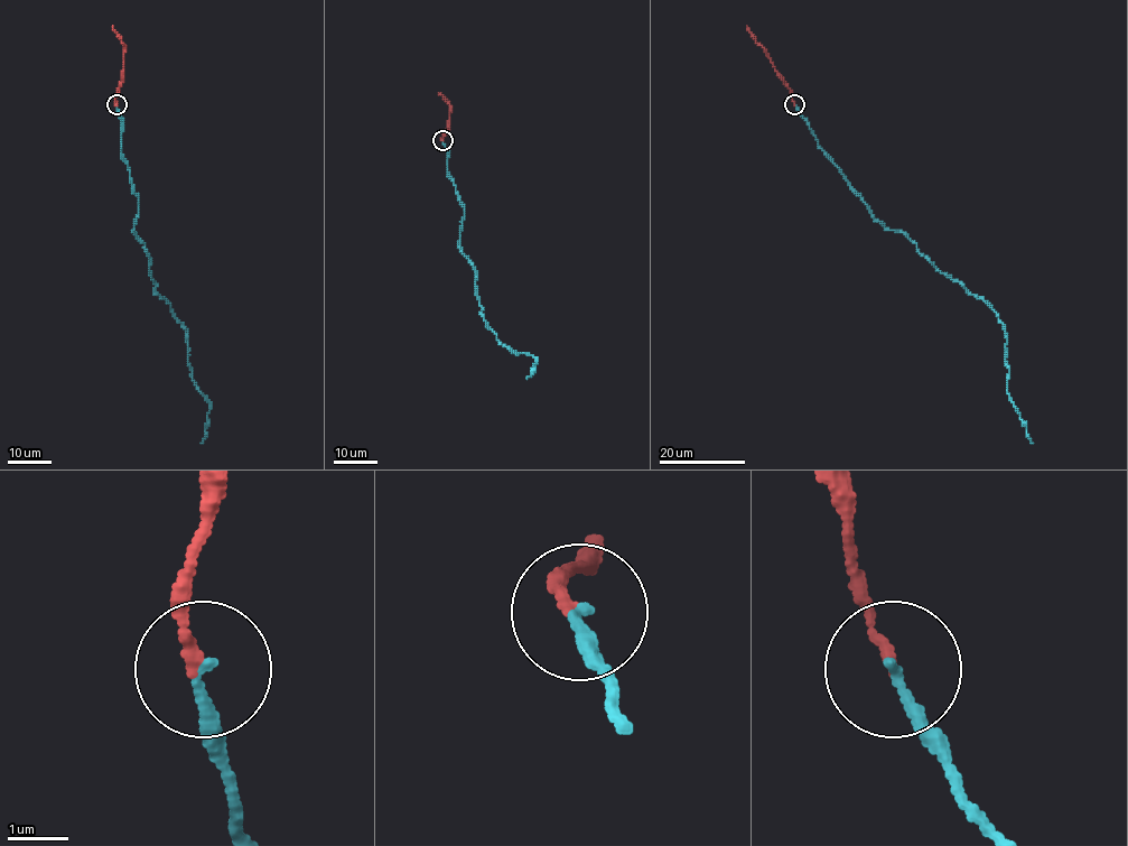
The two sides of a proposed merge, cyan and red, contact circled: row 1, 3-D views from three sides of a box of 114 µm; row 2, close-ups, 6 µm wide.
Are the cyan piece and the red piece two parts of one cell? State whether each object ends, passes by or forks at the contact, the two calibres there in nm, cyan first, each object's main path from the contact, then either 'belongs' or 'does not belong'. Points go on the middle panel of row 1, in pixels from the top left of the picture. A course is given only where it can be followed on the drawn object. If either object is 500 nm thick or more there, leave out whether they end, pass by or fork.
cyan ends there; red ends there; 180 nm thick on the cyan side, 170 nm on the other; cyan runs (443, 140), (447, 174), (464, 206), (459, 249), (476, 275), (479, 313), (507, 350), (535, 359), (528, 378); red runs (443, 140), (447, 129), (449, 104), (438, 92); belongs

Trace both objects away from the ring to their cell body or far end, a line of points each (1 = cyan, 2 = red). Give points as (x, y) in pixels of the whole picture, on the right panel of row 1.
1: (794, 103), (870, 215), (886, 229), (903, 232), (941, 272), (993, 308), (1005, 332), (1007, 394), (1032, 444)
2: (794, 103), (791, 90), (746, 26)

